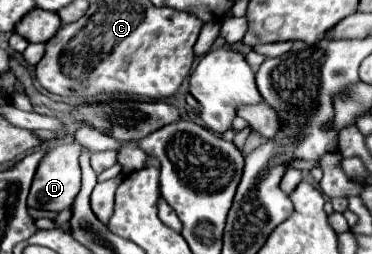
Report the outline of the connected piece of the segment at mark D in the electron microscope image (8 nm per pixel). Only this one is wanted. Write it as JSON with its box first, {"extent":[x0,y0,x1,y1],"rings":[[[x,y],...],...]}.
{"extent":[27,142,83,212],"rings":[[[71,142],[71,144],[61,144],[61,146],[53,148],[53,152],[47,152],[47,156],[43,156],[43,160],[37,166],[33,186],[31,186],[31,192],[27,198],[27,204],[31,208],[61,212],[73,204],[73,200],[81,188],[81,168],[79,168],[81,150],[83,150],[81,144]]]}

